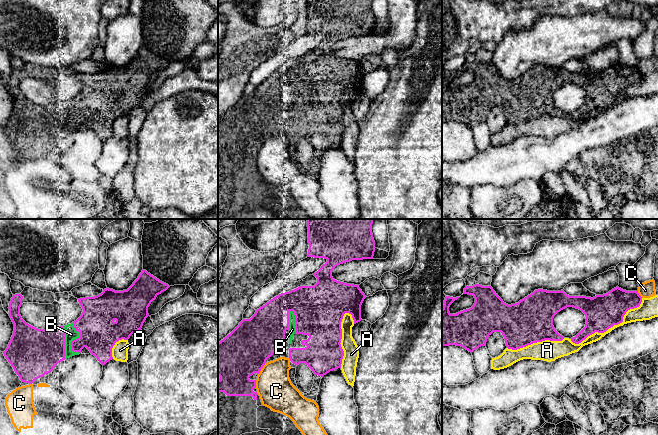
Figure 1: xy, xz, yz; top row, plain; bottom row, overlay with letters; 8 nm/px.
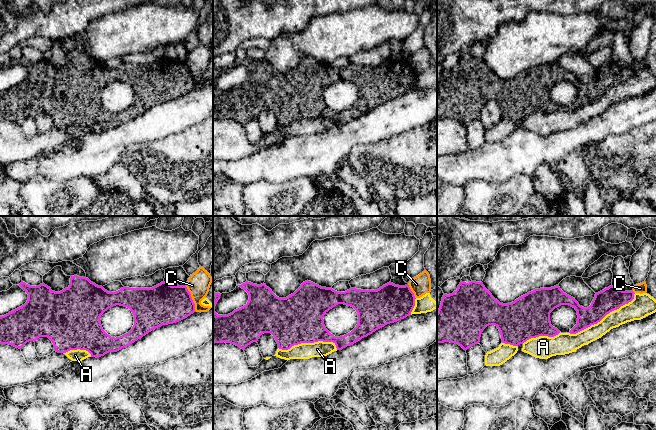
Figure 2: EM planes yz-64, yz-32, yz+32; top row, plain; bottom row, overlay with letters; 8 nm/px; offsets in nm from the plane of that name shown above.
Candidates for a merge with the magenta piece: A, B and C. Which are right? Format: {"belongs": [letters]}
{"belongs": ["B"]}

